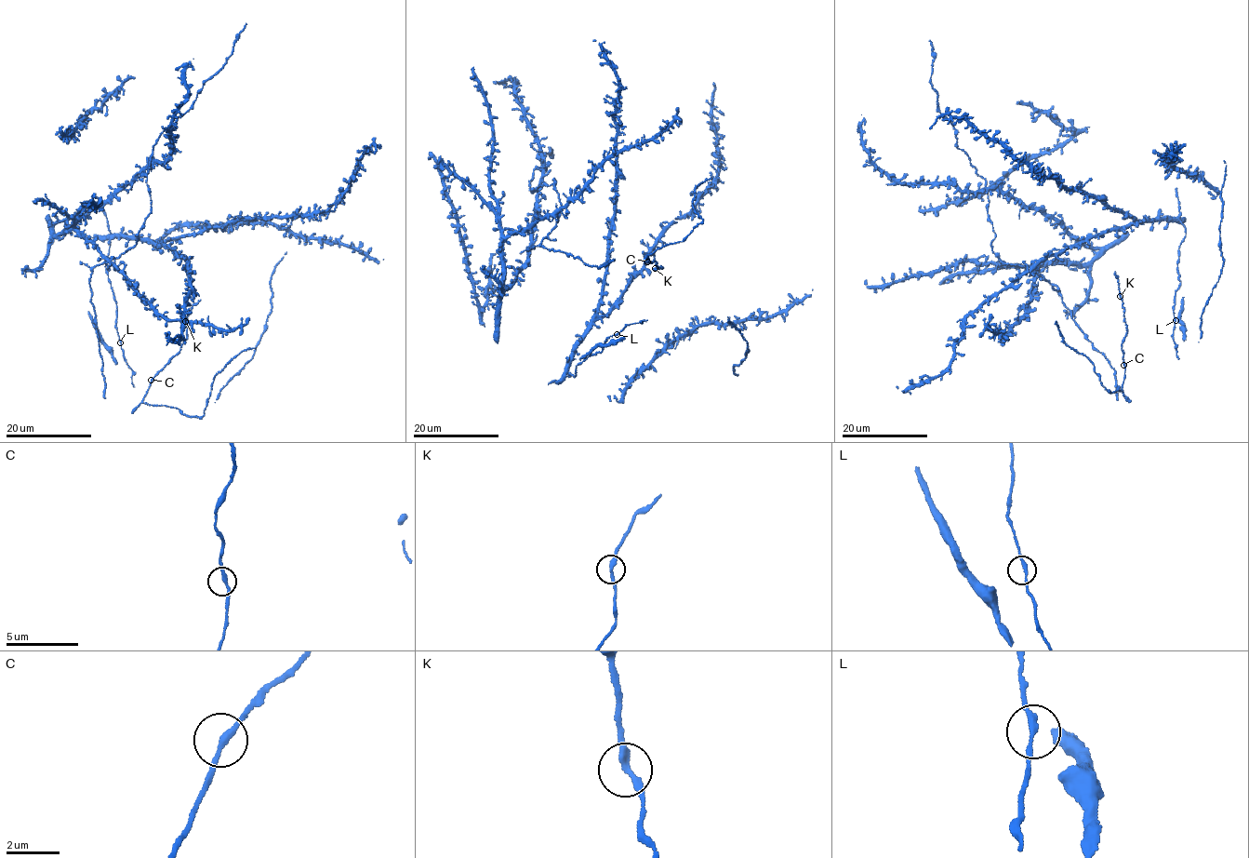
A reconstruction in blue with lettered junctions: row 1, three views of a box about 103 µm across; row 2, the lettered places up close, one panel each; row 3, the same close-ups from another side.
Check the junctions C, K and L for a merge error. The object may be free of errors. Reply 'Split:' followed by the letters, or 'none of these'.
Split: none of these

